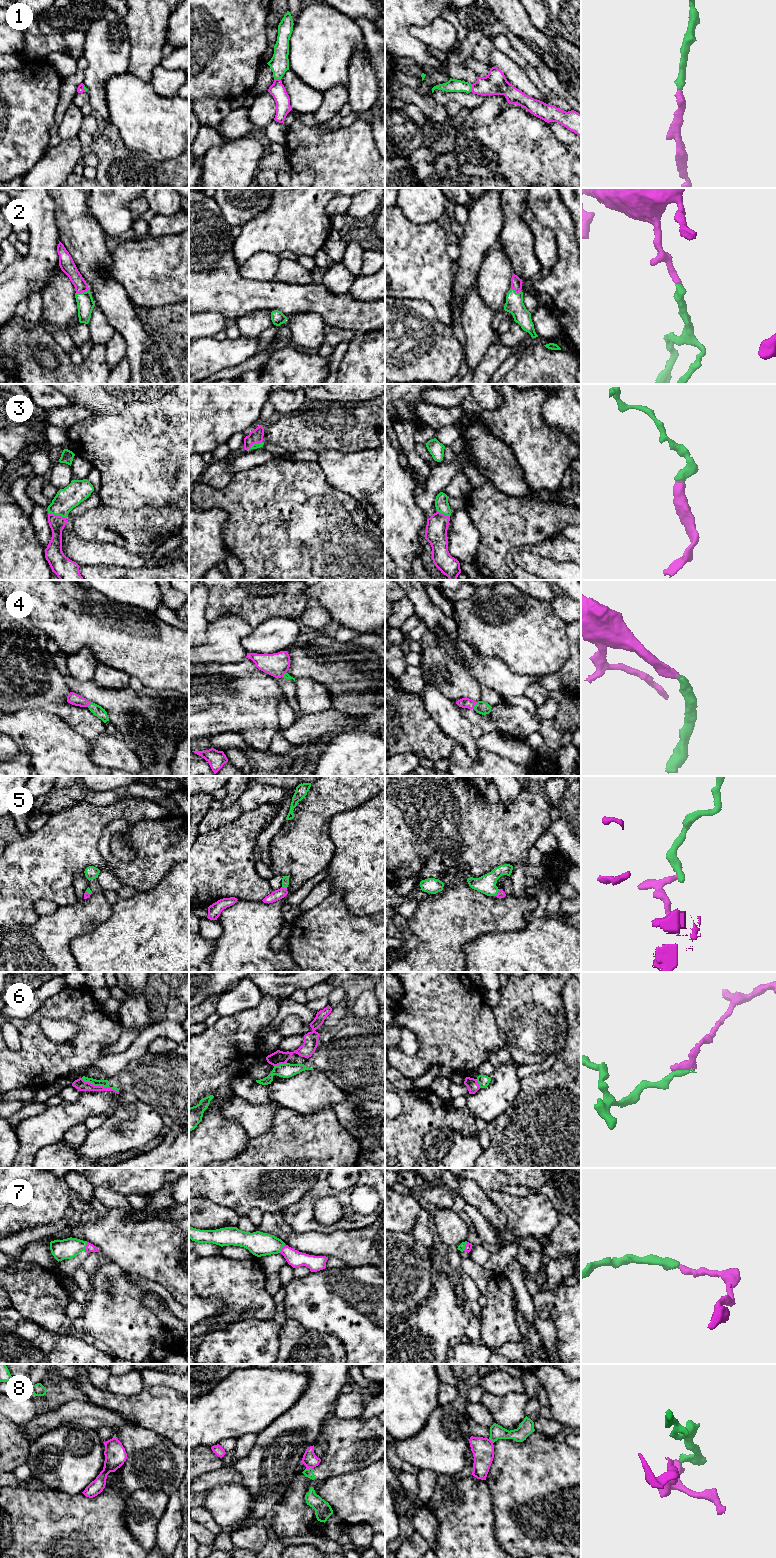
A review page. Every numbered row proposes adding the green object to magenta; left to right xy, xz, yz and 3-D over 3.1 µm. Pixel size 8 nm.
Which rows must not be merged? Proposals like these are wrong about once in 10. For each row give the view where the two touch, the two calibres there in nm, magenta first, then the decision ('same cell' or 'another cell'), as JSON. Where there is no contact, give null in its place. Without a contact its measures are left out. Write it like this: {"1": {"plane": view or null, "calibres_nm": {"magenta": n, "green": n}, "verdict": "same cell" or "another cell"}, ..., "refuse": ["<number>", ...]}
{"1": {"plane": "yz", "calibres_nm": {"magenta": 190, "green": 110}, "verdict": "same cell"}, "2": {"plane": "xy", "calibres_nm": {"magenta": 120, "green": 140}, "verdict": "same cell"}, "3": {"plane": "xy", "calibres_nm": {"magenta": 130, "green": 180}, "verdict": "same cell"}, "4": {"plane": "yz", "calibres_nm": {"magenta": 80, "green": 110}, "verdict": "same cell"}, "5": {"plane": "yz", "calibres_nm": {"magenta": 60, "green": 160}, "verdict": "same cell"}, "6": {"plane": "xy", "calibres_nm": {"magenta": 90, "green": 60}, "verdict": "another cell"}, "7": {"plane": "xy", "calibres_nm": {"magenta": 70, "green": 160}, "verdict": "same cell"}, "8": {"plane": "xz", "calibres_nm": {"magenta": 120, "green": 70}, "verdict": "another cell"}, "refuse": ["6", "8"]}

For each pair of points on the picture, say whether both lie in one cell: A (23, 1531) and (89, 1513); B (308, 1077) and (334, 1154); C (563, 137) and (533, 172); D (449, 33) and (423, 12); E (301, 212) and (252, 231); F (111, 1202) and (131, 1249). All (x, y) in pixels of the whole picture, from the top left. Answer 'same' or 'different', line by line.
A: same
B: different
C: different
D: different
E: same
F: different

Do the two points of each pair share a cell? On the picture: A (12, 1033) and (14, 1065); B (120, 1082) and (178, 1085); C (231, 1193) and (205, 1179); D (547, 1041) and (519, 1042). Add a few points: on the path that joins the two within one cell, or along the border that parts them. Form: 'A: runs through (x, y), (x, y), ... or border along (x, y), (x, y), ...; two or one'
A: border along (15, 1027), (20, 1035), (20, 1047), (12, 1051); two
B: runs through (134, 1082), (164, 1082); one
C: runs through (225, 1187), (217, 1179), (211, 1179); one
D: runs through (540, 1041), (526, 1041); one

